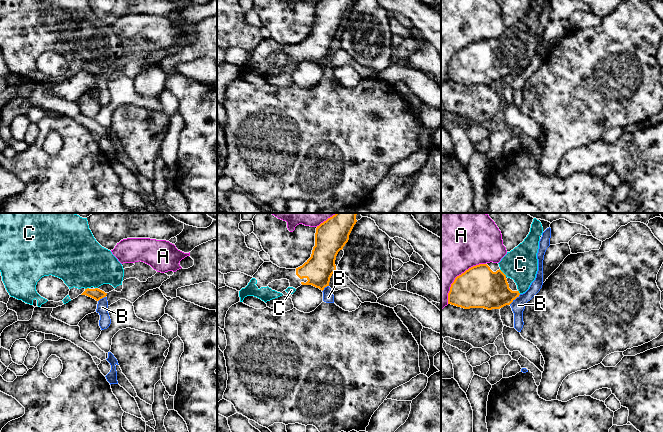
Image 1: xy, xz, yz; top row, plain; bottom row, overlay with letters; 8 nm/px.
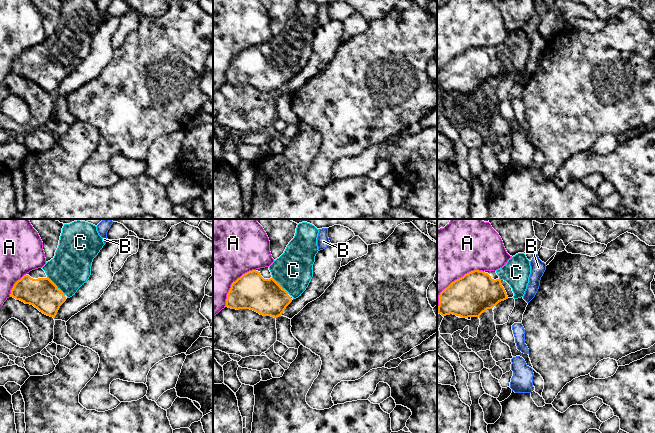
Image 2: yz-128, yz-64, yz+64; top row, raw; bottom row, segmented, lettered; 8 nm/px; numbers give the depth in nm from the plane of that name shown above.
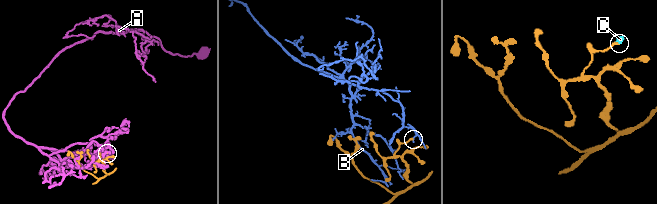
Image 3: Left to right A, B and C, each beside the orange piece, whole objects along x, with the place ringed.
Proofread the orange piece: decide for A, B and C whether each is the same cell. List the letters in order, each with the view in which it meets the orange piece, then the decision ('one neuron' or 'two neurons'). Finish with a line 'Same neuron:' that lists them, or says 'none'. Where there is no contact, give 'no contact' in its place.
A: yz | two neurons
B: yz | two neurons
C: yz | one neuron
Same neuron: C

